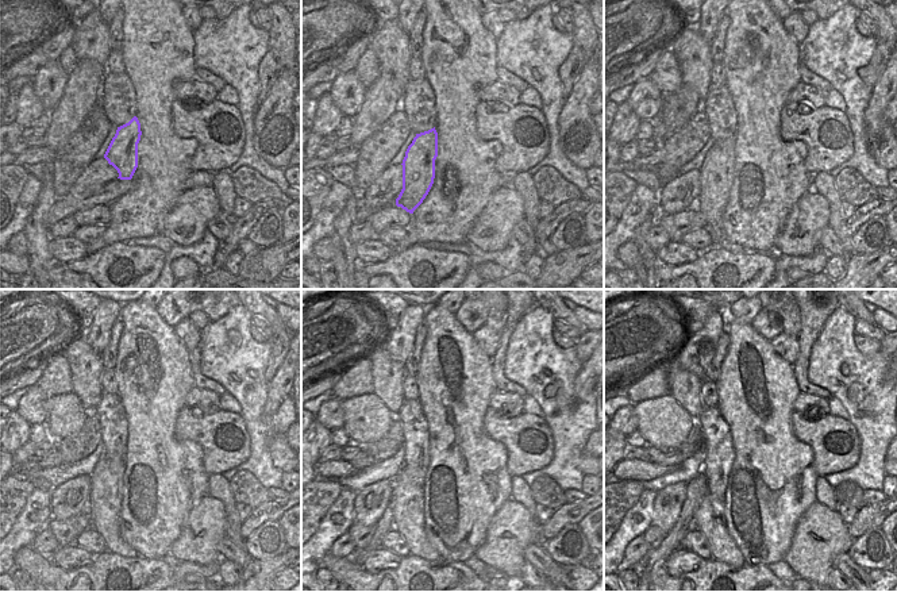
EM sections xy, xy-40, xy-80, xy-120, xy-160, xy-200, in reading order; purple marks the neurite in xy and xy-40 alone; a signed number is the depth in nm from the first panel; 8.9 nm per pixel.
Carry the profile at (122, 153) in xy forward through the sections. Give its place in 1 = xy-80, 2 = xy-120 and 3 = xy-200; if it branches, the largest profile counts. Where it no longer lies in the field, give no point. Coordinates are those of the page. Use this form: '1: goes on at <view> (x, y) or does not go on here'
1: goes on at xy-80 (716, 170)
2: goes on at xy-120 (106, 494)
3: goes on at xy-200 (709, 516)

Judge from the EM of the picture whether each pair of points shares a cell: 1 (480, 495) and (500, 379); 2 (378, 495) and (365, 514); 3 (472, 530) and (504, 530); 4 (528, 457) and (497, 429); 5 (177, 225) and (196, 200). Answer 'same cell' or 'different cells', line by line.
1: different cells
2: same cell
3: different cells
4: same cell
5: same cell

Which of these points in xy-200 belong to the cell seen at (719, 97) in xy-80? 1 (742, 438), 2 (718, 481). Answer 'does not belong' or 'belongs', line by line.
1: does not belong
2: belongs

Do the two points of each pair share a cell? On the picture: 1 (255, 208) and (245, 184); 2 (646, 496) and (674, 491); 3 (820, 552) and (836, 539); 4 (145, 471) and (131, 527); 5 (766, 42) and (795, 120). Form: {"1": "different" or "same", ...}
{"1": "different", "2": "different", "3": "same", "4": "same", "5": "different"}

